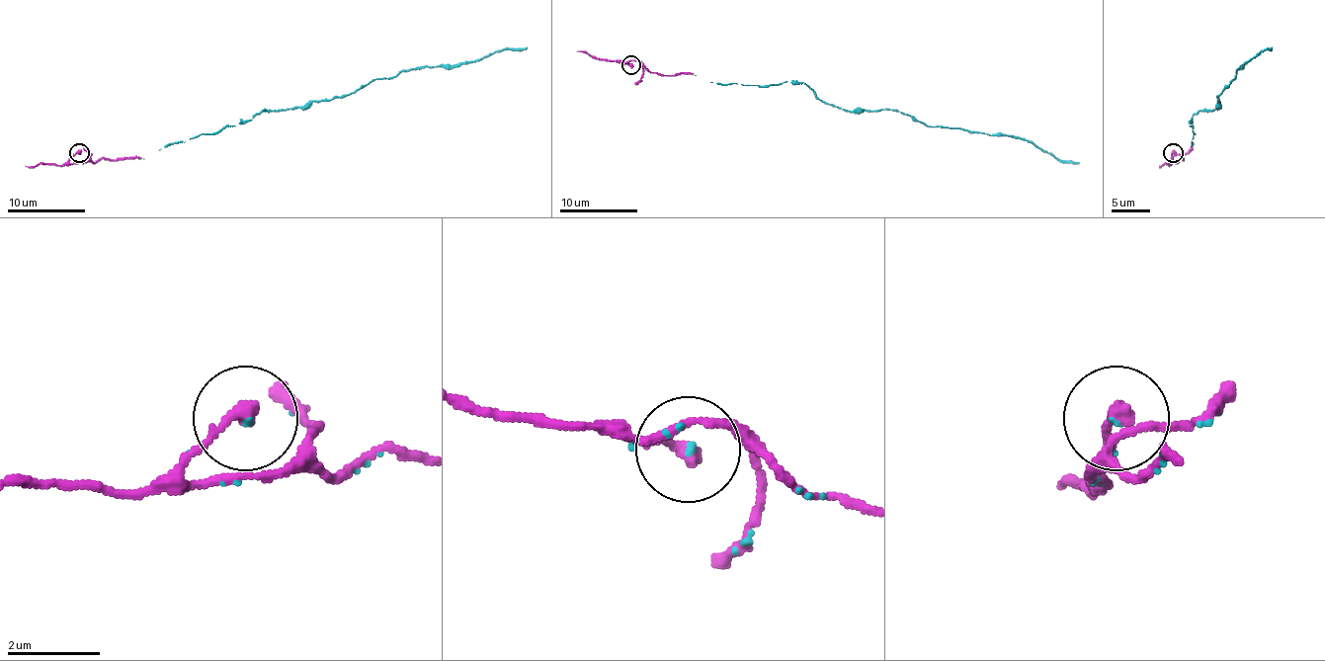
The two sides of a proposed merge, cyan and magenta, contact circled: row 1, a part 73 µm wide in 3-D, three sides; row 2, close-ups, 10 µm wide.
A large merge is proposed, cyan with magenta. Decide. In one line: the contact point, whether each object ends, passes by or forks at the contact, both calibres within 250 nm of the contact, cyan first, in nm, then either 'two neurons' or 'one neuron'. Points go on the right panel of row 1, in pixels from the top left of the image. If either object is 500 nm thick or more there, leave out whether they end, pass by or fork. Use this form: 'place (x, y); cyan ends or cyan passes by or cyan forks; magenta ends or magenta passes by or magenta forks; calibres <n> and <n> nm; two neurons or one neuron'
place (1173, 153); cyan ends; magenta ends; calibres 60 and 320 nm; one neuron

